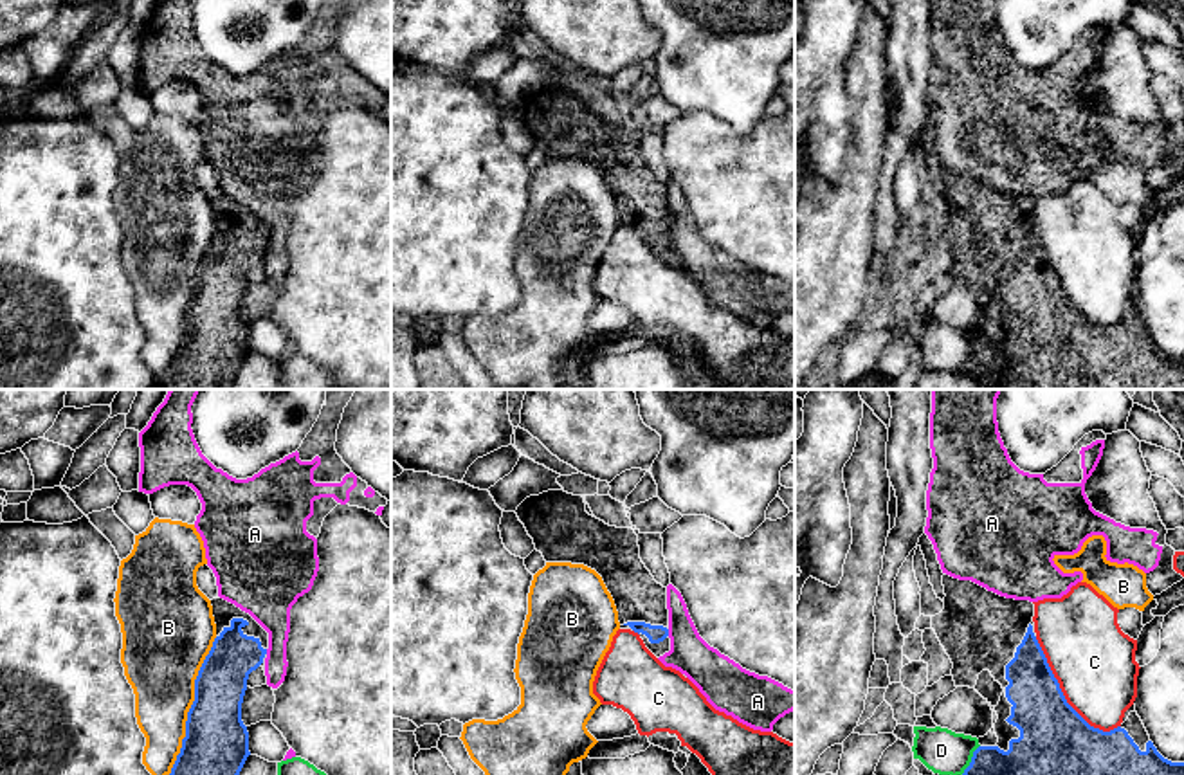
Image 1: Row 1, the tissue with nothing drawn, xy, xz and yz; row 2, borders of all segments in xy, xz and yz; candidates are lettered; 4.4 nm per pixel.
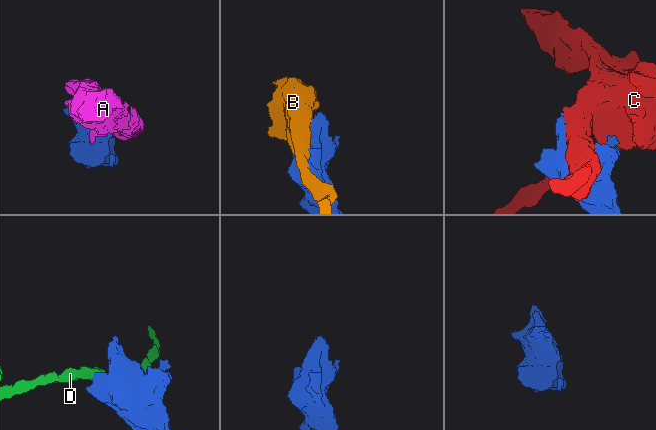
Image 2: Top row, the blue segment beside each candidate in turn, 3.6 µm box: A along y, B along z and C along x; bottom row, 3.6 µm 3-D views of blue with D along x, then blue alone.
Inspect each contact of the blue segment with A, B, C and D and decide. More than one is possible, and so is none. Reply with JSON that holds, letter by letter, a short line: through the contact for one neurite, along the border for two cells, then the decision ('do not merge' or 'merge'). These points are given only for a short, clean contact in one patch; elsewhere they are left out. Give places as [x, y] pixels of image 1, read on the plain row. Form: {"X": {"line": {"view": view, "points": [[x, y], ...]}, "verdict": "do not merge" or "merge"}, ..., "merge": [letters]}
{"A": {"line": {"view": "xz", "points": [[667, 226], [669, 231]]}, "verdict": "do not merge"}, "B": {"verdict": "do not merge"}, "C": {"verdict": "do not merge"}, "D": {"line": {"view": "yz", "points": [[979, 341], [970, 361], [961, 370]]}, "verdict": "do not merge"}, "merge": []}

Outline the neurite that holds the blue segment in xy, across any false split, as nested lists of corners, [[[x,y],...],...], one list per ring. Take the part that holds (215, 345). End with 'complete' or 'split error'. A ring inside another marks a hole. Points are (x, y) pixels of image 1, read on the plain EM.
[[[213,195],[216,234],[195,276],[186,333],[171,369],[151,389],[232,389],[250,351],[241,317],[247,276],[269,245],[269,229],[245,207]]] | split error

